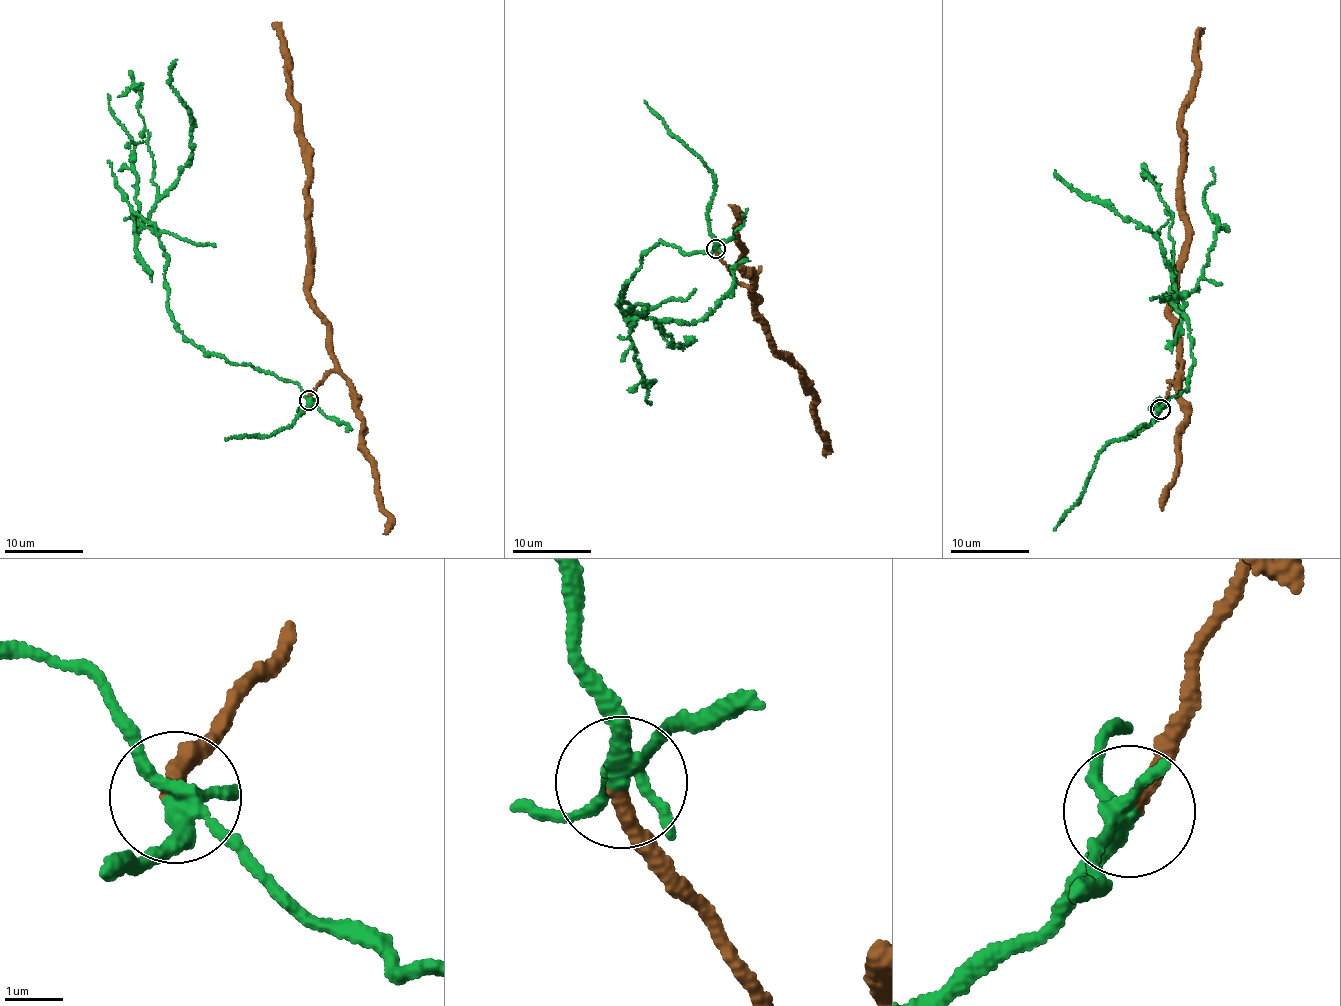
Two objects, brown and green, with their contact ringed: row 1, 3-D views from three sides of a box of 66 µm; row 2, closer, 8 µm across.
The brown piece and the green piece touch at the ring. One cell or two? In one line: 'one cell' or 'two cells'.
two cells

